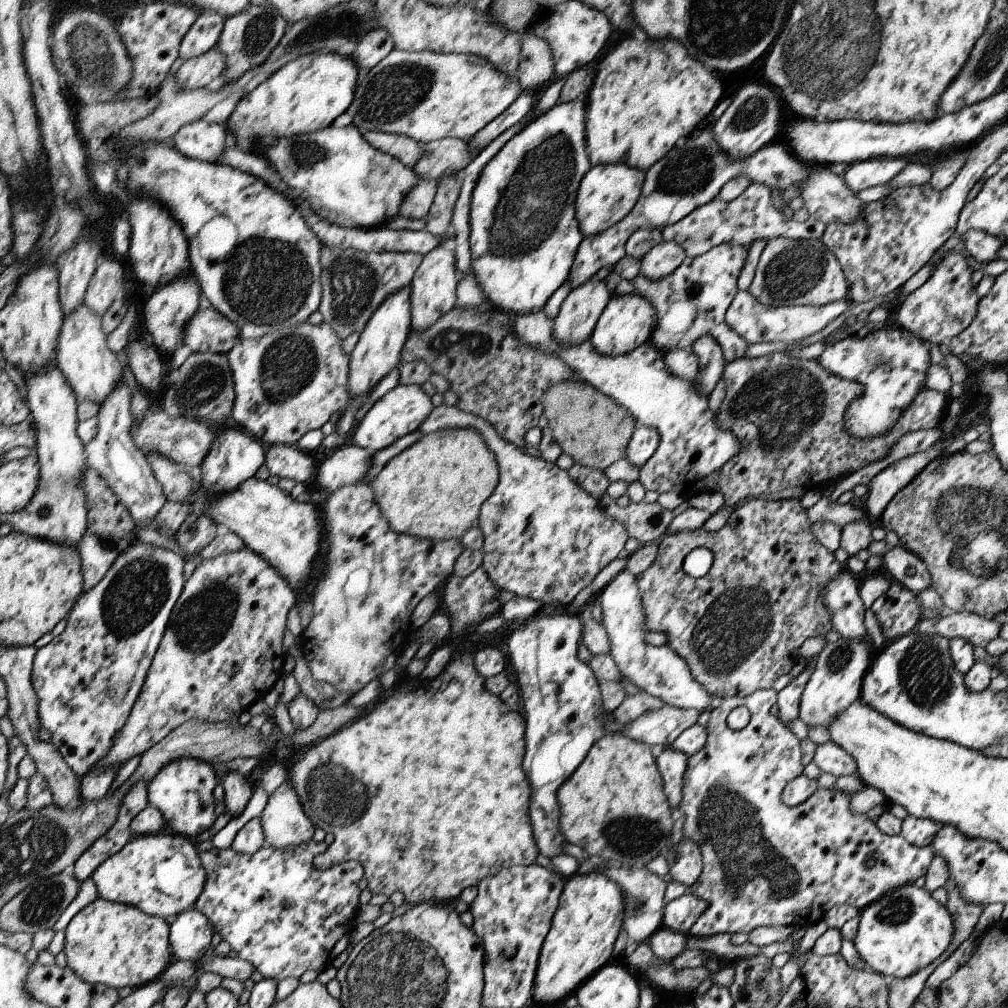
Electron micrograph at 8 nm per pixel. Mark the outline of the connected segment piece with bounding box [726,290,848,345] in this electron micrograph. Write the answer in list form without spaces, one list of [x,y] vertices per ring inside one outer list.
[[[739,291],[727,311],[726,321],[747,344],[756,342],[796,342],[808,338],[826,328],[834,318],[838,318],[848,308],[848,299],[831,302],[827,305],[802,305],[795,307],[773,307],[765,305],[753,293]]]

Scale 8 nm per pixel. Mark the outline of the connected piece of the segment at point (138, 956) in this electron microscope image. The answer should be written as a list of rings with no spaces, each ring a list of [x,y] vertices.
[[[106,899],[93,900],[65,928],[67,966],[90,984],[138,989],[160,978],[170,962],[169,922],[154,918],[132,905]]]

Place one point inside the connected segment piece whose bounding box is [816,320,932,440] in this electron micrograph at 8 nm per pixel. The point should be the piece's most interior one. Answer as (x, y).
(892, 363)

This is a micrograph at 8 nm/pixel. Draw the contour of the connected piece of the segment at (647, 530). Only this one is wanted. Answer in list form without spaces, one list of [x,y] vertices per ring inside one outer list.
[[[606,492],[599,500],[604,508],[606,517],[624,524],[630,537],[635,538],[640,544],[646,545],[658,542],[666,535],[668,525],[672,522],[674,514],[660,506],[660,503],[629,503],[620,507],[617,500],[610,498]]]

